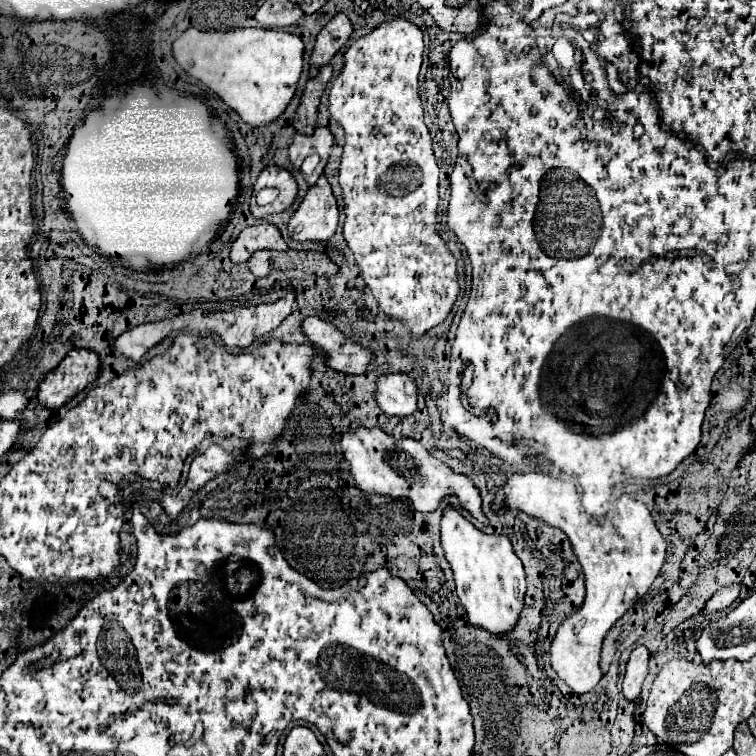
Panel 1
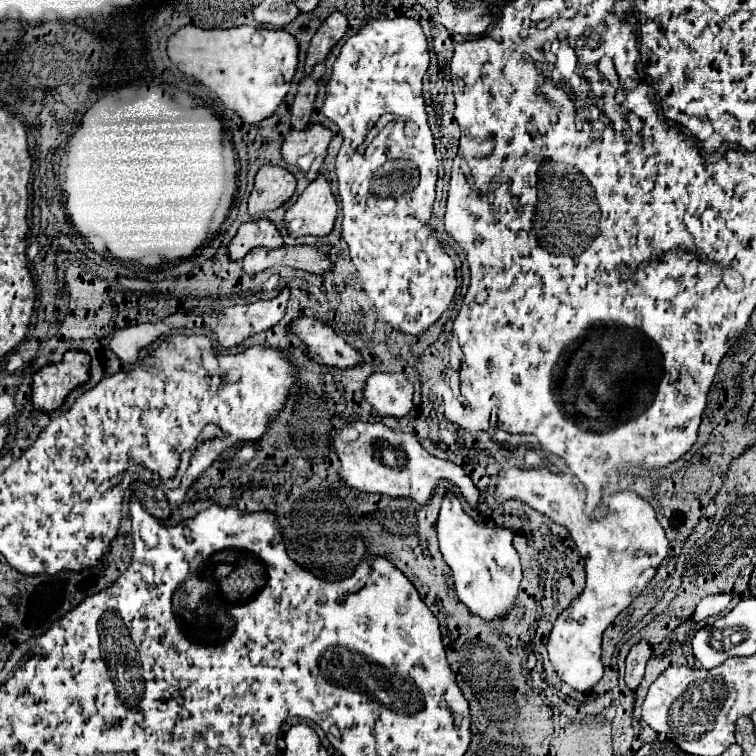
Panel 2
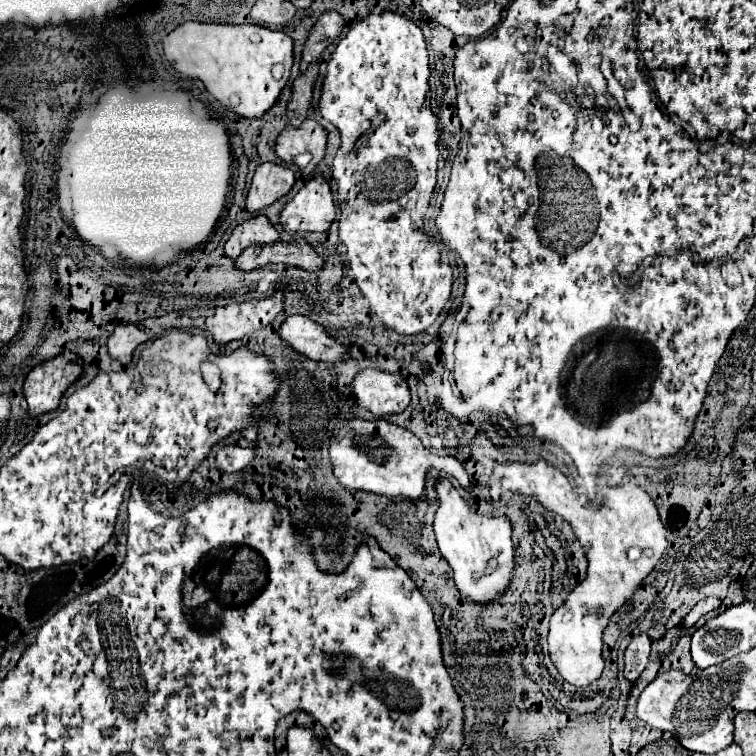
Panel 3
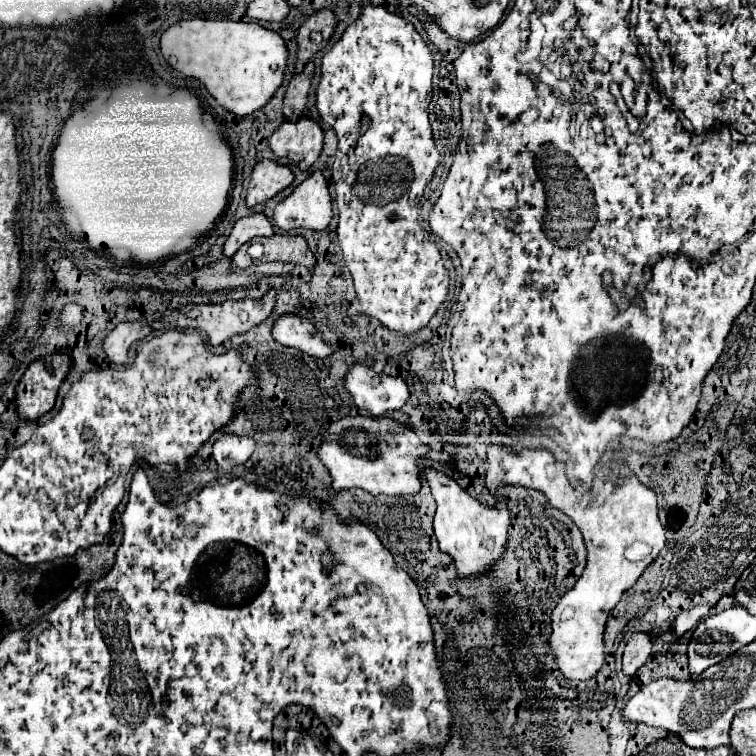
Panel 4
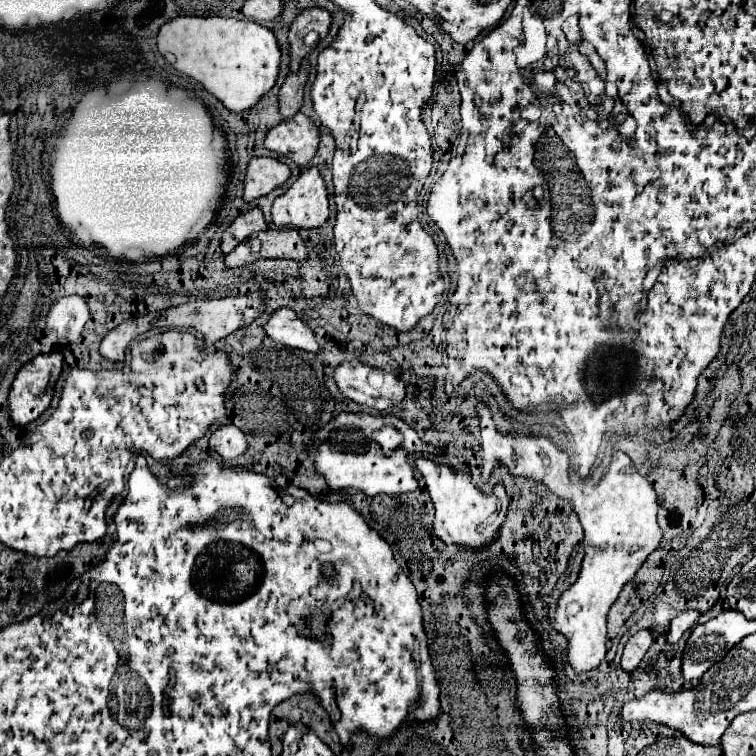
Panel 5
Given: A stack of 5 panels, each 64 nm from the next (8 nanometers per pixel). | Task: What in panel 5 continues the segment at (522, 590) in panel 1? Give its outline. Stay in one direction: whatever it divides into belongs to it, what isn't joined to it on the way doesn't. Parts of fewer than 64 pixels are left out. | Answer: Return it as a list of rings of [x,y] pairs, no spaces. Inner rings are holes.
[[[416,458],[414,464],[420,470],[420,474],[424,476],[430,498],[436,508],[434,534],[444,544],[460,544],[460,546],[466,546],[472,550],[488,548],[496,540],[496,536],[504,524],[506,512],[508,512],[508,496],[504,492],[504,486],[496,486],[494,492],[490,496],[486,496],[474,486],[468,470],[456,472],[450,466],[444,466],[444,464],[426,460],[426,458]]]

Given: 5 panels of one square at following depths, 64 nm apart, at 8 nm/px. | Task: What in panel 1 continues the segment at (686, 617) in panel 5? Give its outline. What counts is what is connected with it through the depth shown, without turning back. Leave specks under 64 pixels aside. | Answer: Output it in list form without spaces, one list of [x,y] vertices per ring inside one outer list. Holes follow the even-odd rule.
[[[730,584],[726,588],[720,588],[704,606],[702,614],[712,614],[712,612],[718,612],[718,610],[724,610],[728,608],[740,594],[740,584]]]

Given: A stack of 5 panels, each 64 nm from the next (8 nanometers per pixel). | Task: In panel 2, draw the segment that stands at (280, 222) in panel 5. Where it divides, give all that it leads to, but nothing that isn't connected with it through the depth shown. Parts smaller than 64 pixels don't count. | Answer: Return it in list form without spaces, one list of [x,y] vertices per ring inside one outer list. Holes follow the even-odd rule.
[[[320,174],[300,194],[296,204],[286,212],[286,228],[292,238],[298,236],[328,236],[338,216],[336,200],[330,192],[330,184]]]

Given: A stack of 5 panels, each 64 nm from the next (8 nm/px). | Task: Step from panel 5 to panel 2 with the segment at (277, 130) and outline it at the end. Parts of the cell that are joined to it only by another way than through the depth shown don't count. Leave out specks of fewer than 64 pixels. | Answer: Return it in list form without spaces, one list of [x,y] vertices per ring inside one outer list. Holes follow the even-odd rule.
[[[312,124],[312,128],[308,128],[308,132],[292,130],[282,144],[282,156],[288,164],[296,166],[296,160],[300,156],[310,154],[310,152],[316,154],[316,162],[312,164],[310,172],[306,174],[310,180],[314,180],[318,176],[318,170],[320,170],[324,158],[326,158],[330,138],[332,138],[332,132],[320,124]]]

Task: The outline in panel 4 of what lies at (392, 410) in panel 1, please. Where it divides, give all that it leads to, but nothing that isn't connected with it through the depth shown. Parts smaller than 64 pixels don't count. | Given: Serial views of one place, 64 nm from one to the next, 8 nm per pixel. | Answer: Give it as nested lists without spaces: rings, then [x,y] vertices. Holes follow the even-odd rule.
[[[356,364],[348,370],[344,388],[352,394],[358,408],[368,410],[372,416],[400,410],[408,402],[408,386],[402,376],[376,374],[370,366]]]

